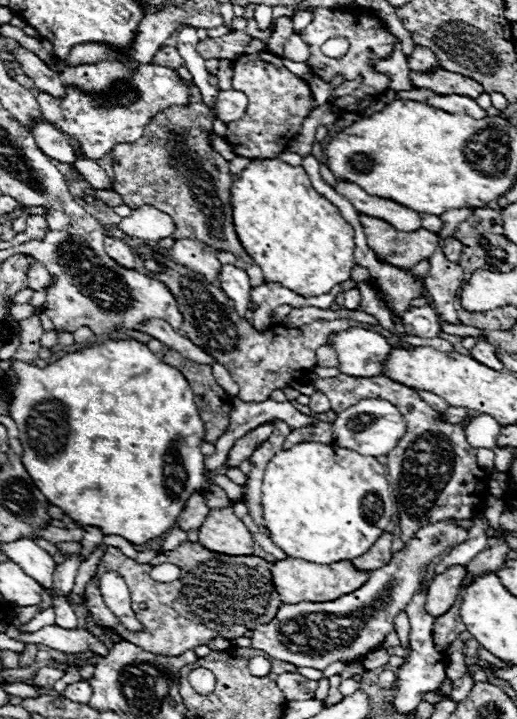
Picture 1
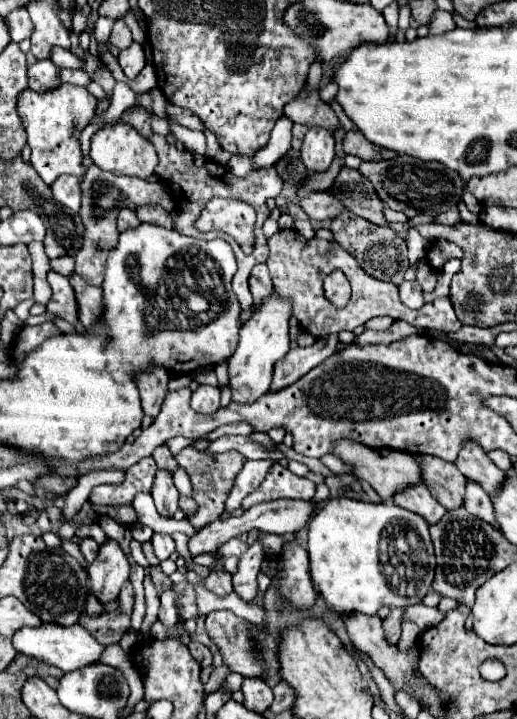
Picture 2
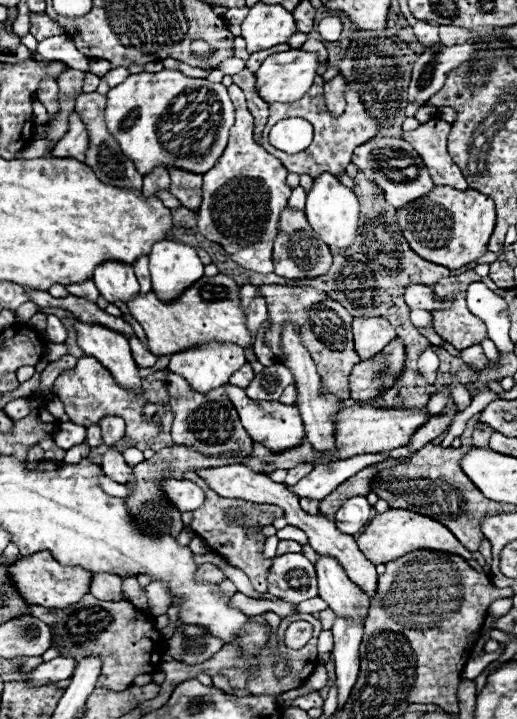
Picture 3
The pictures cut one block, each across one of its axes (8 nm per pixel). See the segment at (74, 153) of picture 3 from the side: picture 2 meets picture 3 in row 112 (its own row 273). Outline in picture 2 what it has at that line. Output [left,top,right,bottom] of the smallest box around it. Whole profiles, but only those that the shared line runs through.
[68,272,102,328]

